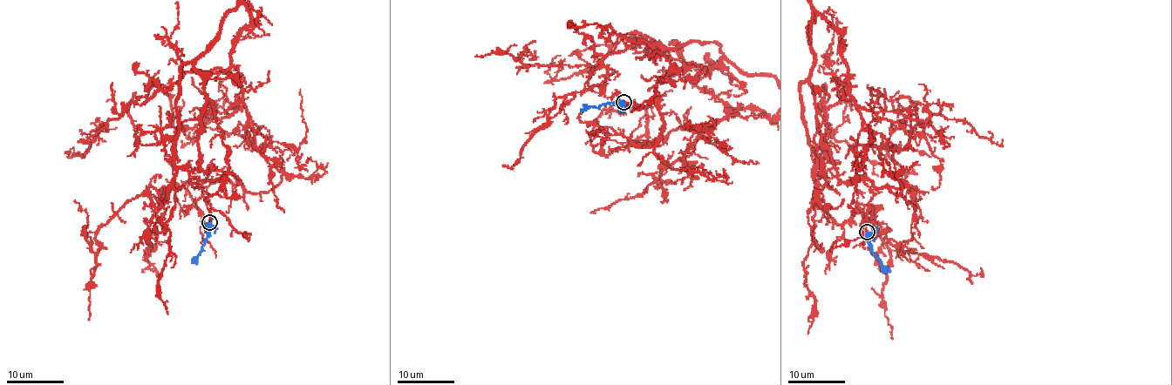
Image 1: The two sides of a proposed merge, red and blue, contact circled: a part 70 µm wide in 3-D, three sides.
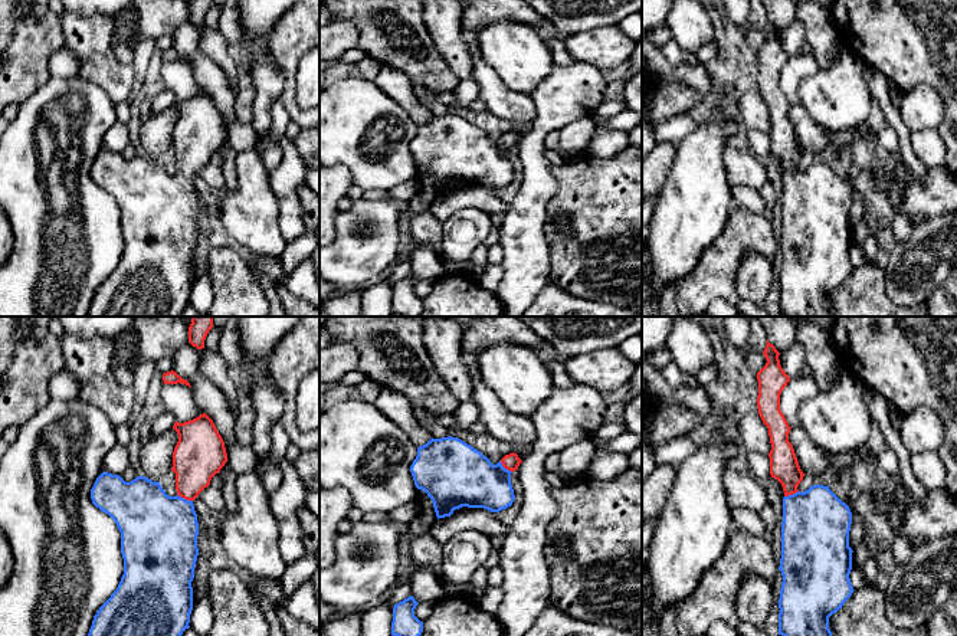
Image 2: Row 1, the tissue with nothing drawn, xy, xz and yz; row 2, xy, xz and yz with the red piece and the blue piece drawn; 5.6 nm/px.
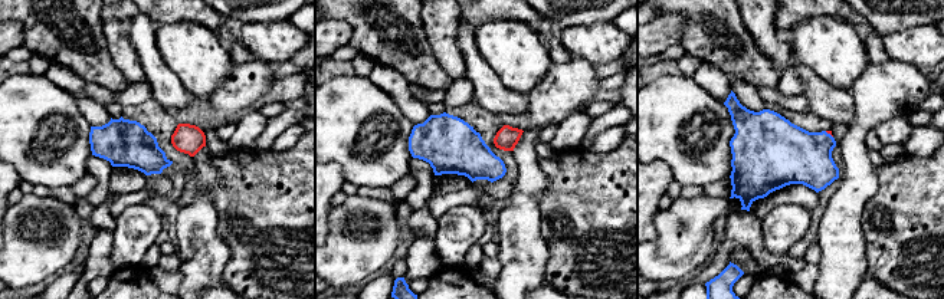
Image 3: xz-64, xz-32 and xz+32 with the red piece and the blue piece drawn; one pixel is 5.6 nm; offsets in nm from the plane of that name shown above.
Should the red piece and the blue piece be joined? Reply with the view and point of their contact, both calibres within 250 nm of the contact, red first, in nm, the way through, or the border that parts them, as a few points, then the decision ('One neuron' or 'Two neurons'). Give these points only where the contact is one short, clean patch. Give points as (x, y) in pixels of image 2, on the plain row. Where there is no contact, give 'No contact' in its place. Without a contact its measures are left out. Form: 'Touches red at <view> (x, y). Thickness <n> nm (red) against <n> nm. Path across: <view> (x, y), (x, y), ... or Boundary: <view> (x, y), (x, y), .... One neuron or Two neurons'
Touches red at xy (184, 176). Thickness 280 nm (red) against 440 nm. Path across: xy (197, 134), (184, 176), (171, 199), (159, 212). One neuron

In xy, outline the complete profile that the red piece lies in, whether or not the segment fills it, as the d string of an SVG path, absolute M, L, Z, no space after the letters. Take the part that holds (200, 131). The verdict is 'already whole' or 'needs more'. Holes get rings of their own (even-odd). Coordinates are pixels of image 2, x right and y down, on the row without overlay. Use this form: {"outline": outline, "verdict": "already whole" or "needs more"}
{"outline": "M206 91L184 101L176 99L173 106L178 112L171 145L176 174L168 174L160 160L145 154L125 160L108 150L102 150L91 167L92 181L108 191L121 210L124 252L117 268L94 294L88 317L180 317L190 305L191 259L199 233L199 200L193 178L224 144L227 131Z", "verdict": "needs more"}

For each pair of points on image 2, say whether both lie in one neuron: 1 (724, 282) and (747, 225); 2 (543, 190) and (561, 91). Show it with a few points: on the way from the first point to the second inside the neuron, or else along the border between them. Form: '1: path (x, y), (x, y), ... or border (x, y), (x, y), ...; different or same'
1: path (724, 268), (724, 255), (737, 239); same
2: path (537, 166), (537, 134), (550, 115); same

